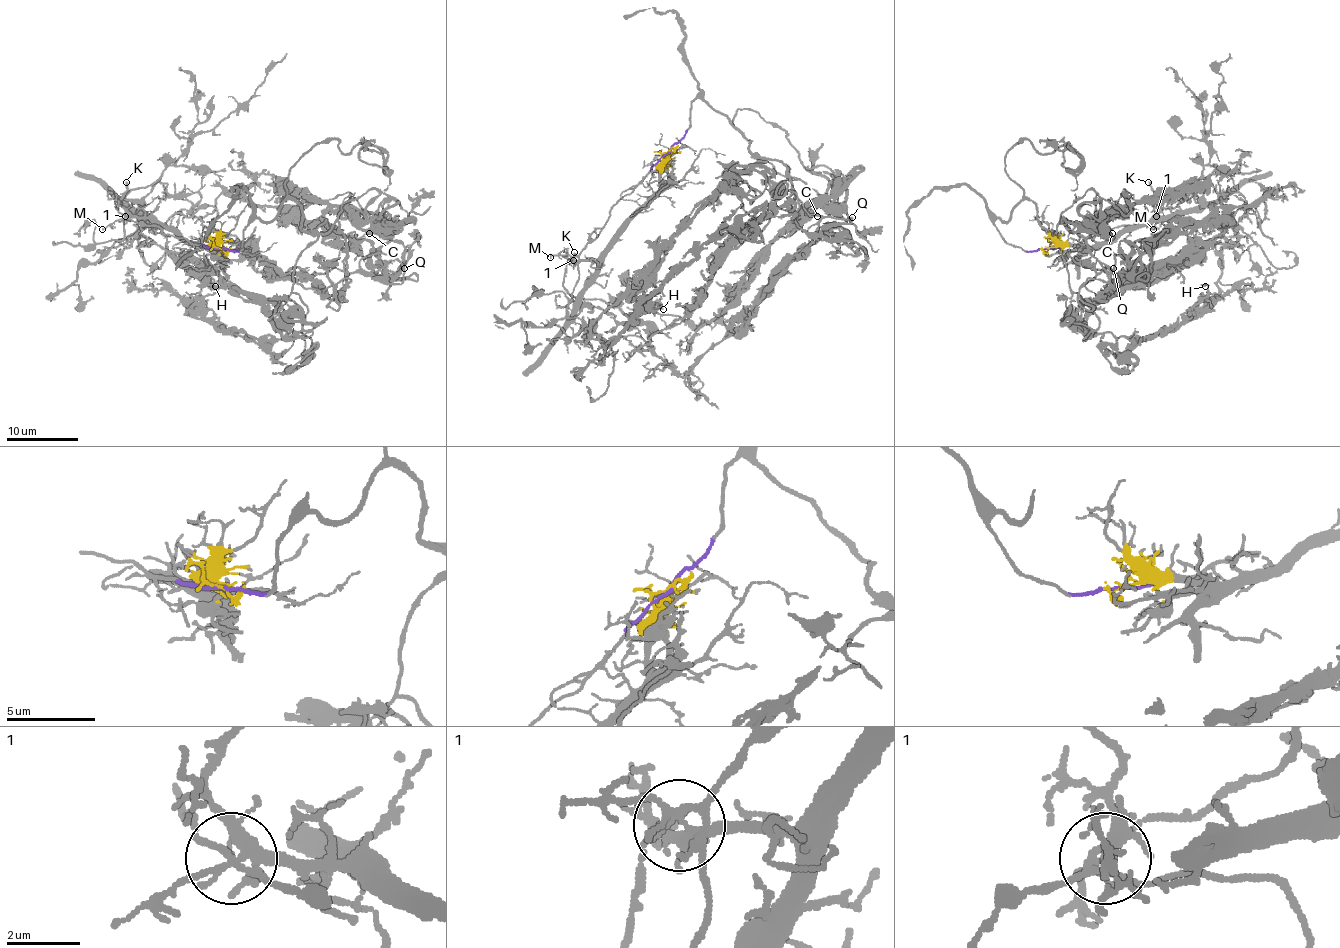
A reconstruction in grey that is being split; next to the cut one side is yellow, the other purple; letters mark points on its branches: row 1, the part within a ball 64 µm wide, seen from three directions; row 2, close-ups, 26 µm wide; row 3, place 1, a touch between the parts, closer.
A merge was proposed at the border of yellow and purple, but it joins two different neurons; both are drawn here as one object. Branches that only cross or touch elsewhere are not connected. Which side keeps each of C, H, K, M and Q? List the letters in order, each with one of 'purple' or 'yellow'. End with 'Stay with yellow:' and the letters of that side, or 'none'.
C: purple
H: purple
K: yellow
M: yellow
Q: purple
Stay with yellow: K, M

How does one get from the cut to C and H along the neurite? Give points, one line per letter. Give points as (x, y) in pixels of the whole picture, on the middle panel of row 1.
C: (669, 150), (685, 134), (690, 105), (706, 101), (818, 216)
H: (669, 150), (685, 134), (697, 98), (764, 161), (733, 175), (740, 204), (652, 297), (649, 312), (663, 308)

